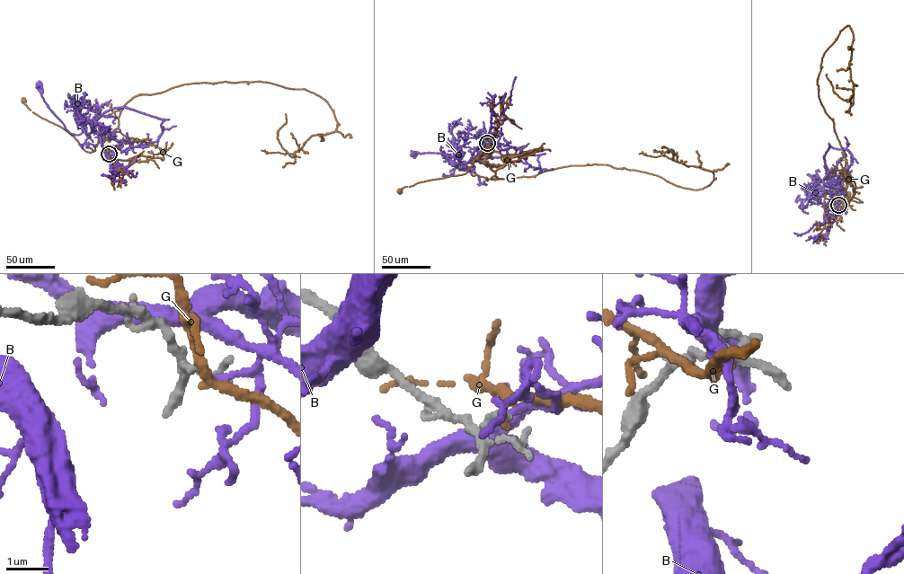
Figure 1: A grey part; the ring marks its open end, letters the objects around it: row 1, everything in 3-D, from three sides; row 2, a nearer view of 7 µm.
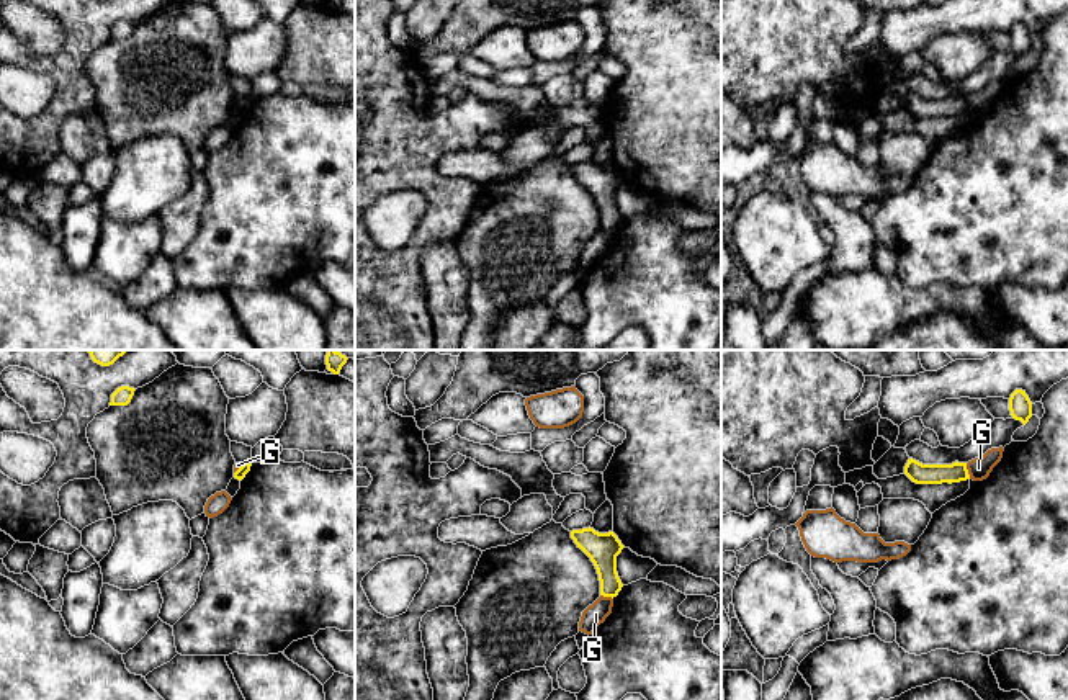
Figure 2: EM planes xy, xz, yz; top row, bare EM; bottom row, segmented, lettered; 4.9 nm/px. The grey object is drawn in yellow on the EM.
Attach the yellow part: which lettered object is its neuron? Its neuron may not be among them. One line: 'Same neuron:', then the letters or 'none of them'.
Same neuron: none of them

